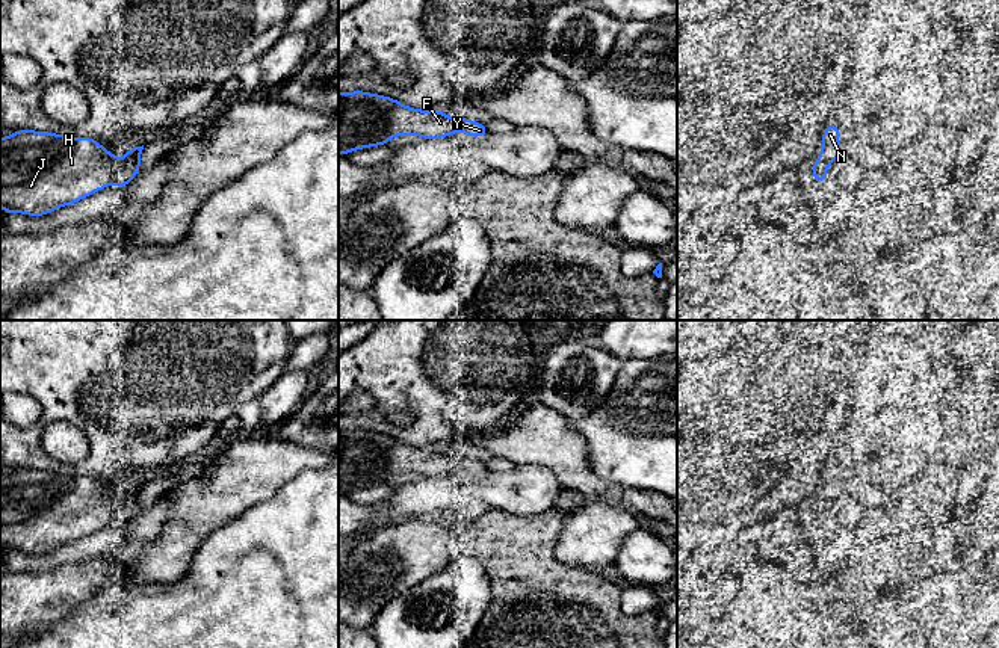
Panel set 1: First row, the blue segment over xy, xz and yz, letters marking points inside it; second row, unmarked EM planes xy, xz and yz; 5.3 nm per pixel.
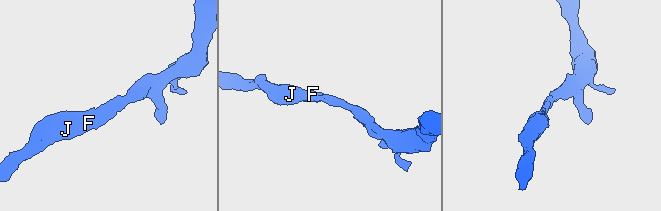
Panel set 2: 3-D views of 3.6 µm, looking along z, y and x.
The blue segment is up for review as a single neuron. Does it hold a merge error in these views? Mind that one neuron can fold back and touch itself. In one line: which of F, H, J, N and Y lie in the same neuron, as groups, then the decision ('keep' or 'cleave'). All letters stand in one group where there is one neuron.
groups F H J N Y; keep

